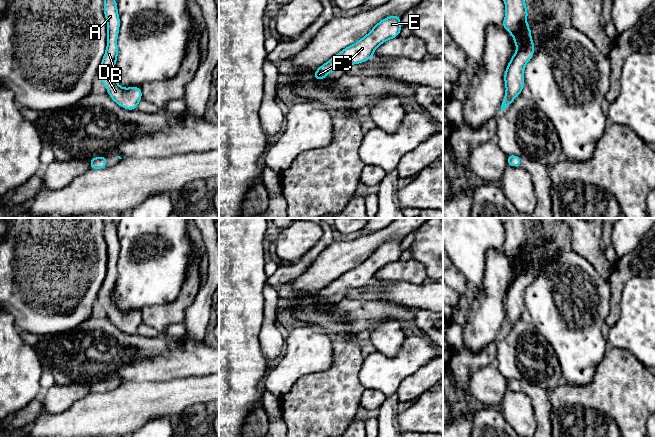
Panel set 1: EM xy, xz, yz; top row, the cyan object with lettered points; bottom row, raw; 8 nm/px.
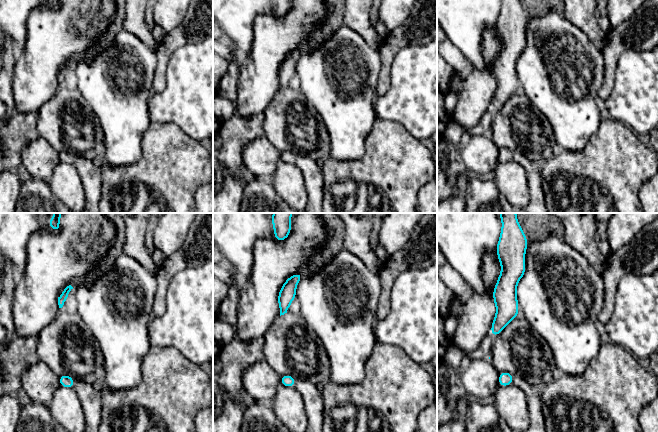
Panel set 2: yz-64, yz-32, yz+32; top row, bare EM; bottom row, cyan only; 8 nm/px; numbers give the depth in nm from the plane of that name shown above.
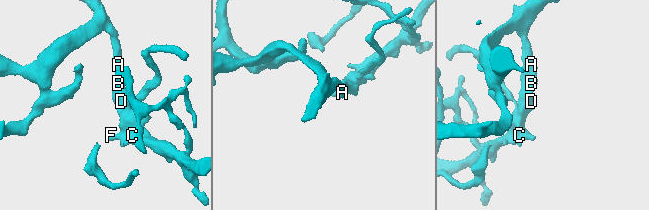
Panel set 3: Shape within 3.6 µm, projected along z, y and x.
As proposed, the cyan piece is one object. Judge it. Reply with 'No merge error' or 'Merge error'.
No merge error

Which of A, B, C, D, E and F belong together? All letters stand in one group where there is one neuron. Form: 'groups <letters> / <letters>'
groups A B C D E F

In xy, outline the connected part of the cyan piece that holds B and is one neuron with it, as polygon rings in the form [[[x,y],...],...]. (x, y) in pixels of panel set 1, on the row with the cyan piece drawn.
[[[104,0],[104,15],[107,21],[107,48],[99,67],[98,76],[114,102],[124,109],[135,110],[142,99],[141,87],[122,88],[114,75],[118,56],[117,37],[120,27],[116,0]]]

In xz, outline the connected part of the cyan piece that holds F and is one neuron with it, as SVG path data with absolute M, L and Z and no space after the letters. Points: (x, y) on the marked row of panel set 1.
M394 15L382 19L362 39L341 50L336 56L321 65L314 72L315 80L323 80L335 70L345 72L350 65L363 63L373 57L378 46L399 36L402 28L400 25L401 17Z

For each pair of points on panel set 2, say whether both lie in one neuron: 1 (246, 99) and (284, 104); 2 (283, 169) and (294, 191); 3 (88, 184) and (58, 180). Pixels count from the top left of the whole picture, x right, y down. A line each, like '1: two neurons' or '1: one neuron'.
1: two neurons
2: one neuron
3: two neurons

